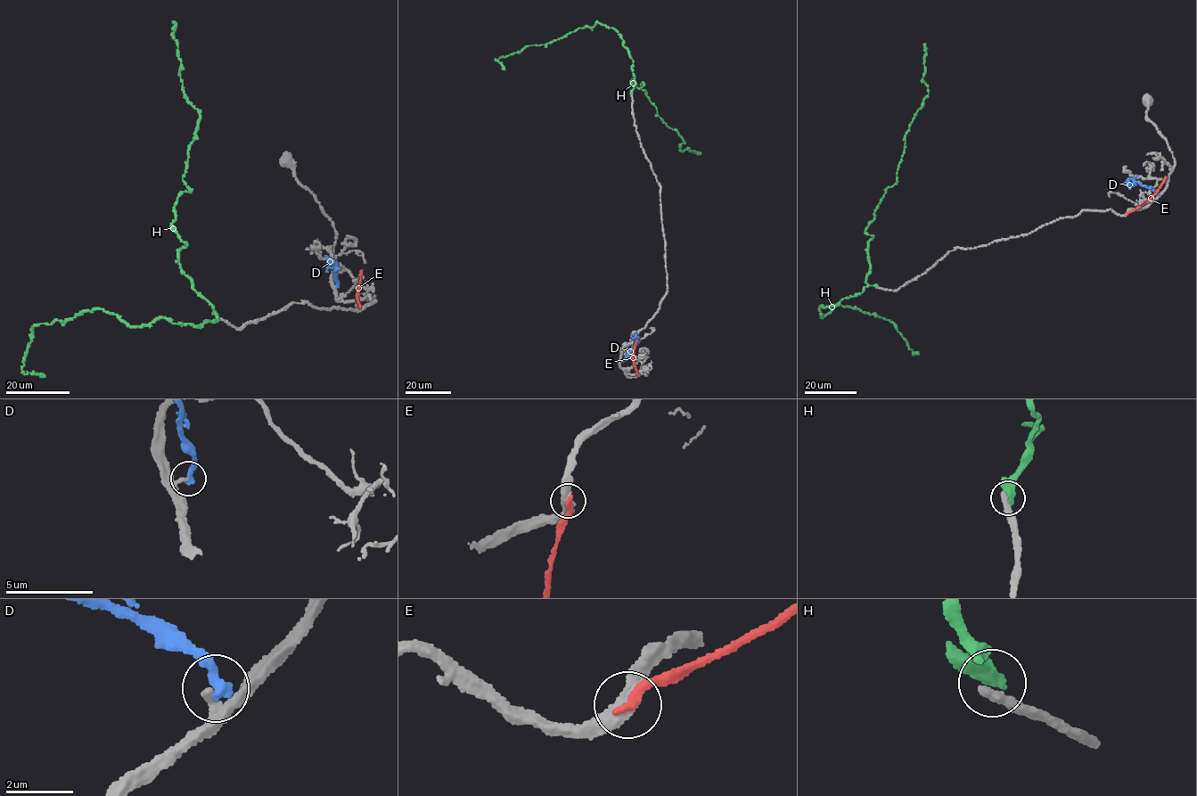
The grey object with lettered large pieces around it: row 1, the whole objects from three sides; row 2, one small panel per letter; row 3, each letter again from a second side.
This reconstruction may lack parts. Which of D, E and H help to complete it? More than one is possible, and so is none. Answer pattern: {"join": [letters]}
{"join": []}

